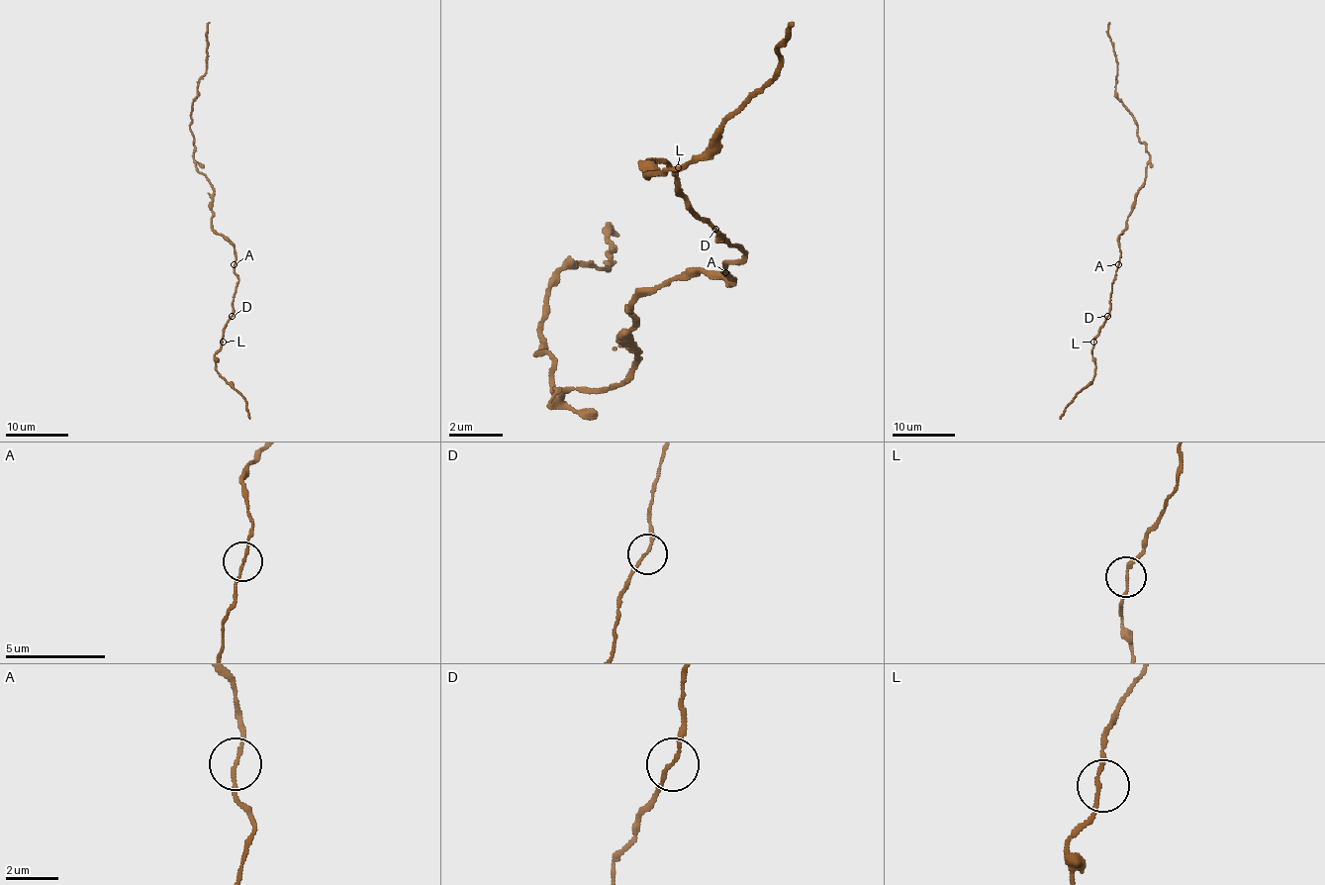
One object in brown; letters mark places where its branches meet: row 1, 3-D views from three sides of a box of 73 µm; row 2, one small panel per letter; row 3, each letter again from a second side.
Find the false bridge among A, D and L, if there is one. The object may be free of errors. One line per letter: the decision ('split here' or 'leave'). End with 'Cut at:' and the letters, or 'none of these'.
A: leave
D: leave
L: leave
Cut at: none of these

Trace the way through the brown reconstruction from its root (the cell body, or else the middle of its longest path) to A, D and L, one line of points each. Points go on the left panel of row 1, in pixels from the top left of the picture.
A: (212, 228), (234, 246), (234, 265)
D: (212, 228), (234, 246), (234, 271), (238, 282), (232, 303), (232, 317)
L: (212, 228), (234, 246), (234, 271), (238, 279), (232, 315), (223, 329), (223, 342)

